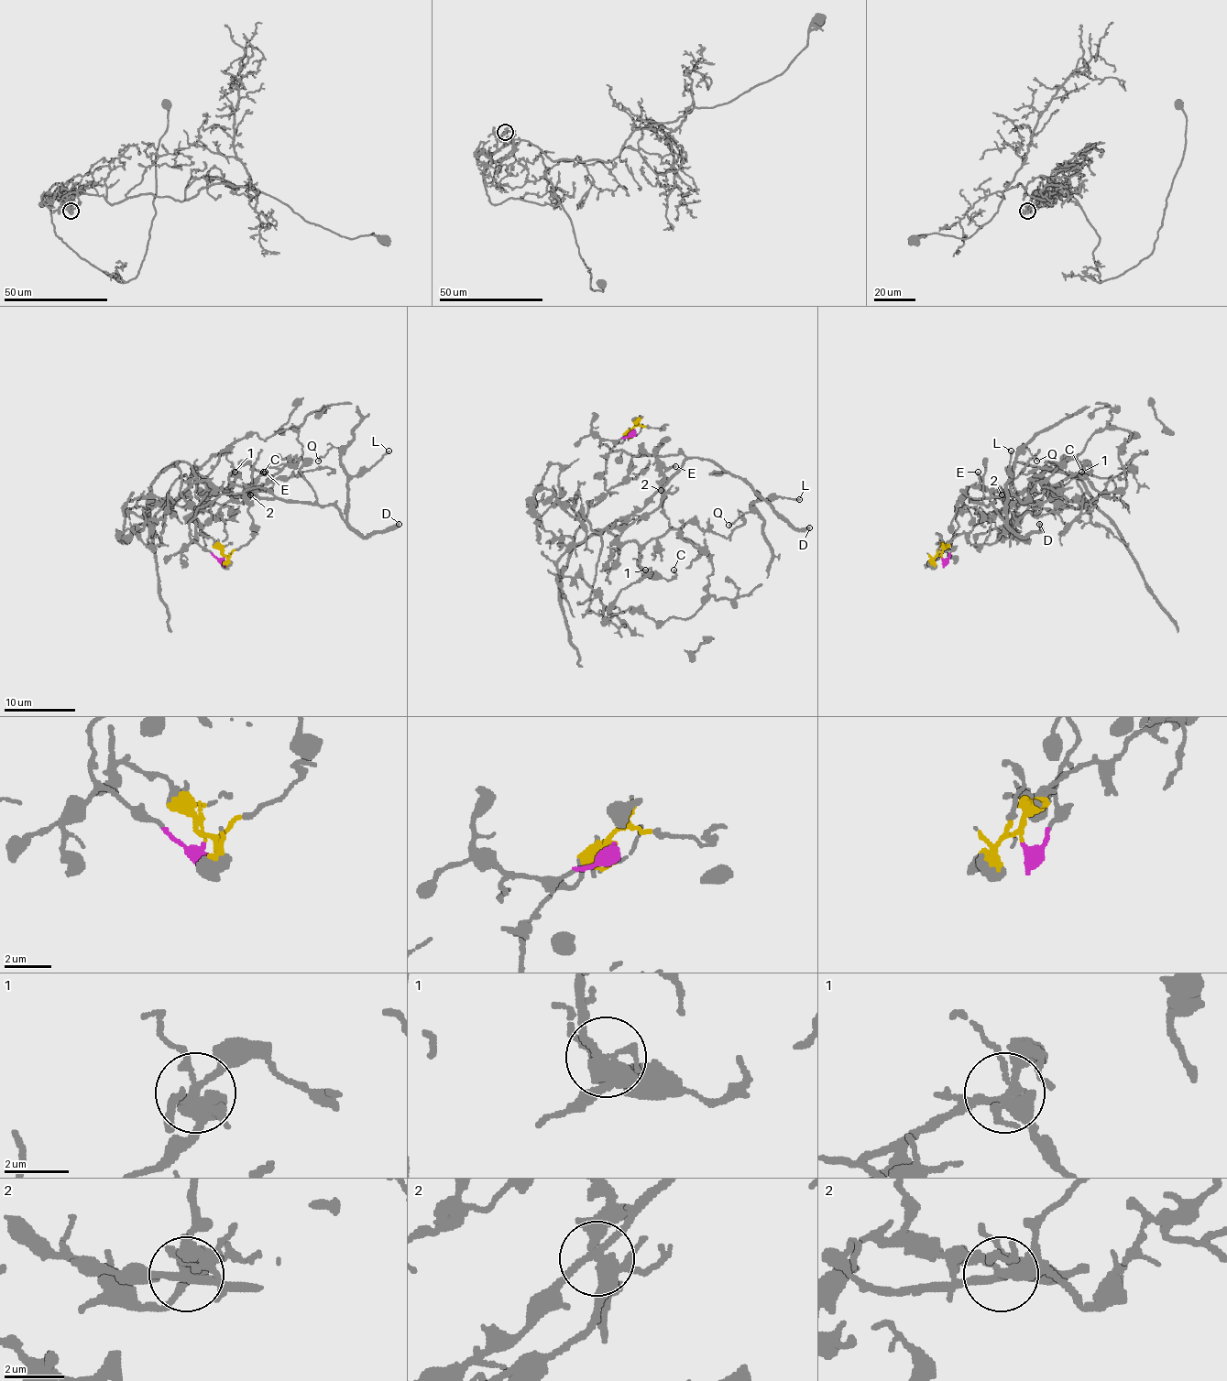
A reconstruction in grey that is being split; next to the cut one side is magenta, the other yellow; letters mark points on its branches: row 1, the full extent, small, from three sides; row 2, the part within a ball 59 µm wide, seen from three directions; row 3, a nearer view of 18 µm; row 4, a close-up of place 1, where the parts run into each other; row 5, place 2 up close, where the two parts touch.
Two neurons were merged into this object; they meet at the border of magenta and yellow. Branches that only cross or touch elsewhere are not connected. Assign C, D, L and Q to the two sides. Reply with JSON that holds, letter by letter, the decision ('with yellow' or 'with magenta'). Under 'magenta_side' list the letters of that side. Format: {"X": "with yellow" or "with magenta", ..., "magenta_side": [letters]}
{"C": "with yellow", "D": "with magenta", "L": "with magenta", "Q": "with magenta", "magenta_side": ["D", "L", "Q"]}

